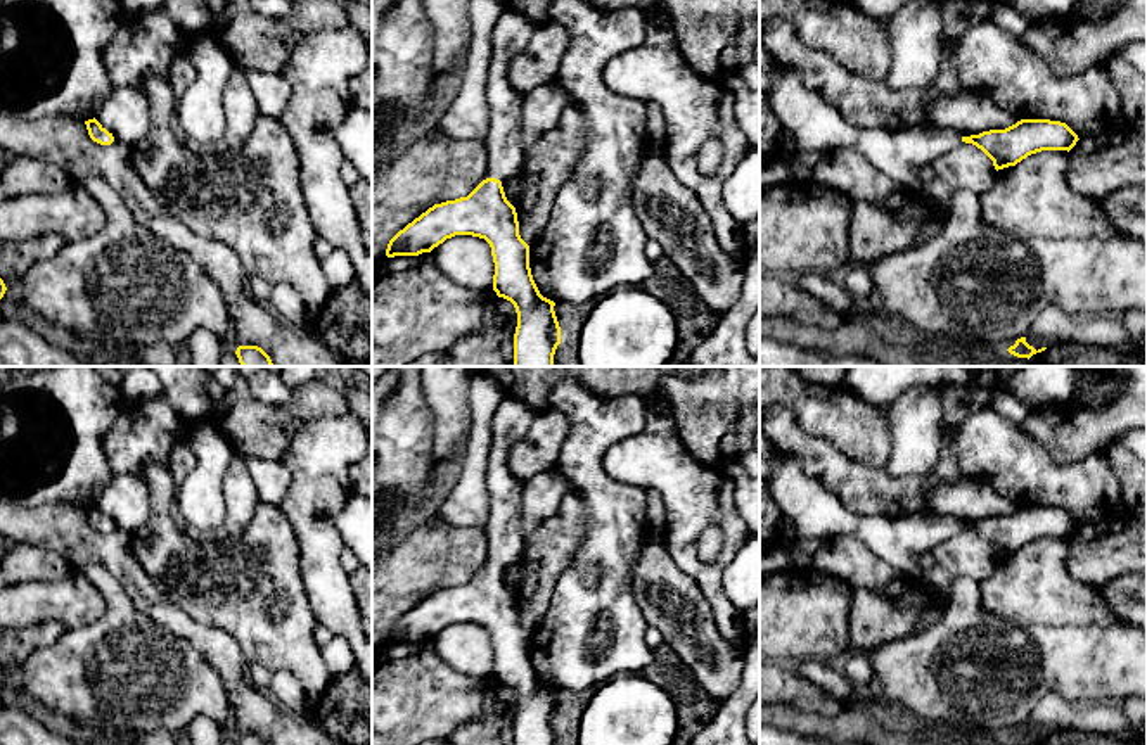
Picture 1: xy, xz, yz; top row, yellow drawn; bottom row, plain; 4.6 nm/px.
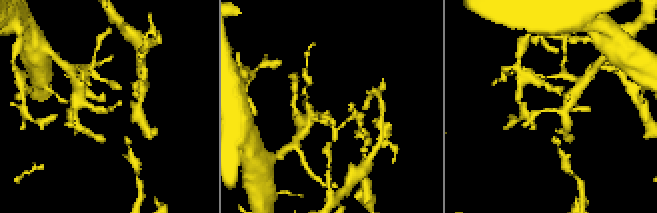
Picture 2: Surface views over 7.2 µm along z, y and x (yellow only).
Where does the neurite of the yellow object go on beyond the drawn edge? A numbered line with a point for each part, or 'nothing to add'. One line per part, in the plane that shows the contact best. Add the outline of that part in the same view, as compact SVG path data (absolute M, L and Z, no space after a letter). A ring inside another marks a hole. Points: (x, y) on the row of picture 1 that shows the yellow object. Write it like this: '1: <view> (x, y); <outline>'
1: xz (512, 31); M509 7L498 17L490 36L486 99L491 116L483 142L488 150L488 176L502 183L521 173L526 162L521 124L524 93L509 83L507 73L514 57L528 47L535 29L536 24Z

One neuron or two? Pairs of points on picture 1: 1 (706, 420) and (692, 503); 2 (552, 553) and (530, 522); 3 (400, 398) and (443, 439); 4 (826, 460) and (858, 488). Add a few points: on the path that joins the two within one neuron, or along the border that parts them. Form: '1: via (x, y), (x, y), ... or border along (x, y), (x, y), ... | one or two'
1: border along (675, 426), (684, 448), (696, 460), (715, 467) | two
2: border along (561, 498), (556, 510), (526, 540) | two
3: border along (422, 389), (433, 419), (433, 458), (438, 464) | two
4: via (834, 469), (850, 481) | one

